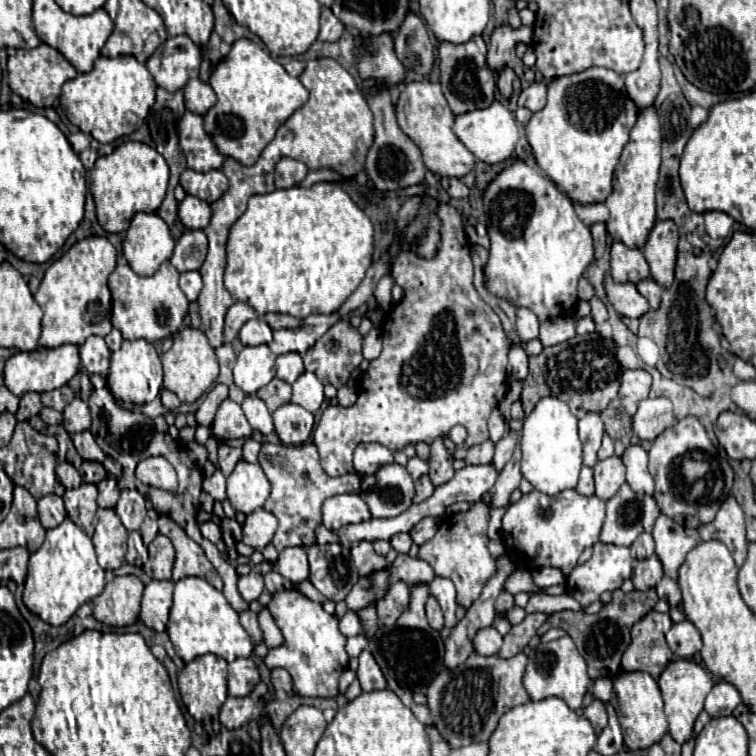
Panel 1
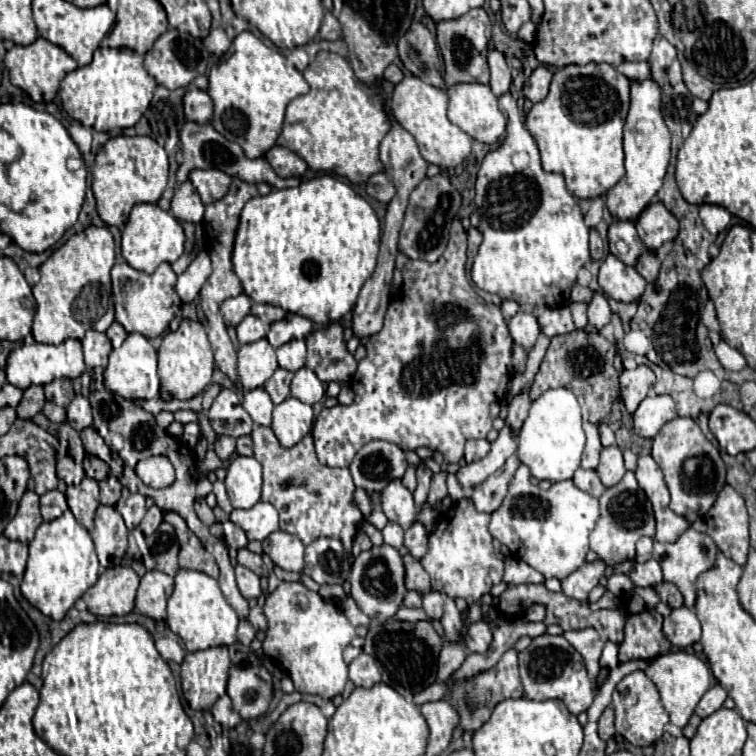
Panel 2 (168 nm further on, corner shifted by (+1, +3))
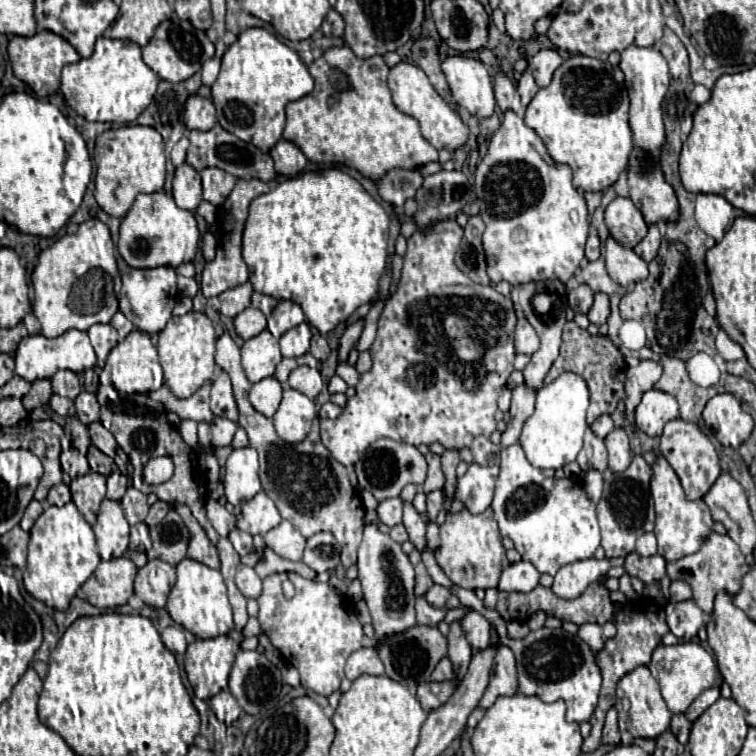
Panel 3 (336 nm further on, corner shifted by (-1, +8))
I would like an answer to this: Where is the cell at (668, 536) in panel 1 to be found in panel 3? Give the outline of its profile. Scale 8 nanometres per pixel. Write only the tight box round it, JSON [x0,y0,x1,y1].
[666,532,750,614]

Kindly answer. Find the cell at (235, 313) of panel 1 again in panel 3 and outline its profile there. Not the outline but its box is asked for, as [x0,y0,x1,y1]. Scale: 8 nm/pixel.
[218,282,252,316]

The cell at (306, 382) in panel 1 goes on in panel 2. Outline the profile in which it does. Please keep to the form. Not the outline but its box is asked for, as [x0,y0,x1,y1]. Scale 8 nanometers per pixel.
[290,367,324,405]

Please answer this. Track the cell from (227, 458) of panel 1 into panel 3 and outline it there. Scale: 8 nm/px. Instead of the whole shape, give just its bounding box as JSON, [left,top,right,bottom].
[210,418,238,448]

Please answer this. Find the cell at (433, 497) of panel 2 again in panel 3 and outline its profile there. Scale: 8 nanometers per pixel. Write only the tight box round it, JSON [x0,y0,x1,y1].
[424,490,442,522]

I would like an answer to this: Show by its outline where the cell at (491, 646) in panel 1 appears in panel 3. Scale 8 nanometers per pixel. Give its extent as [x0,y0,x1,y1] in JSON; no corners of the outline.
[462,610,490,650]

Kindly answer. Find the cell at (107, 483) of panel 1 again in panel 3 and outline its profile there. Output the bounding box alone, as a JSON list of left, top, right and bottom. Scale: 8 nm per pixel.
[106,470,128,500]

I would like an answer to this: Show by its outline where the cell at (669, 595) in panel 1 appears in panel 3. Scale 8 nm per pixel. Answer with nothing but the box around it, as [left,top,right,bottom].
[670,580,692,602]

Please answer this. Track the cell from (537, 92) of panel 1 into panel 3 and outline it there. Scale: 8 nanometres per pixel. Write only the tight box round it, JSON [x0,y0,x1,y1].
[530,48,564,88]

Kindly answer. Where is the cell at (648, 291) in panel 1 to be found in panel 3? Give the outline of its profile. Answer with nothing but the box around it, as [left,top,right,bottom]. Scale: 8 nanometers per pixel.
[634,226,660,262]

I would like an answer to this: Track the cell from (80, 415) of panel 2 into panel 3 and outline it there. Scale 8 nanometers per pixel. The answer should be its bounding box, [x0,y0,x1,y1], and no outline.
[74,392,100,424]

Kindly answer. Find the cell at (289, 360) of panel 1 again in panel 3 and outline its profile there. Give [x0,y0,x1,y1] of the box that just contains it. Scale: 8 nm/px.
[280,322,310,358]

